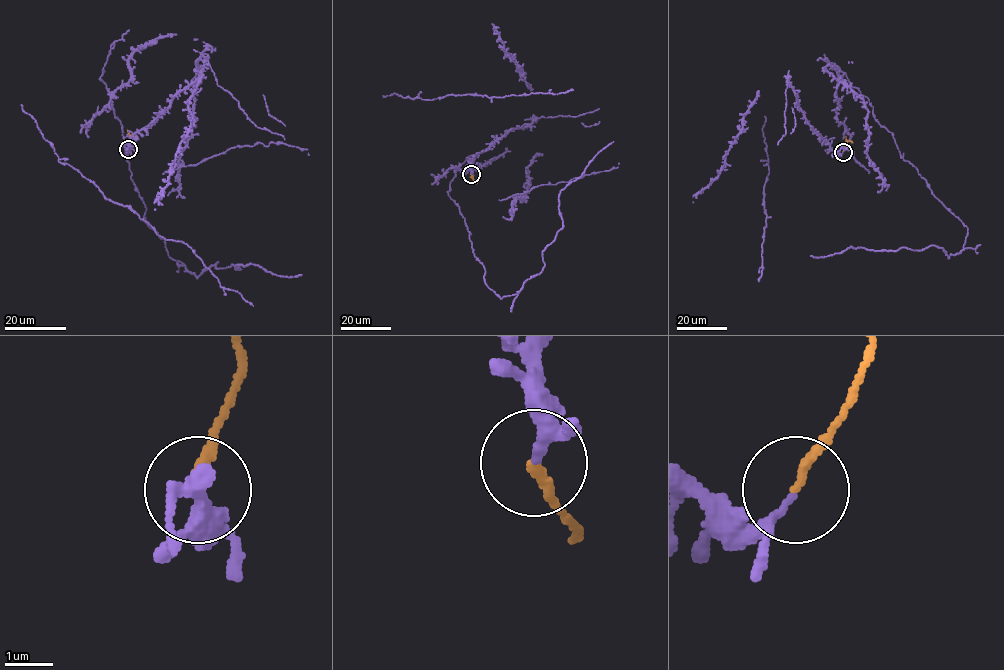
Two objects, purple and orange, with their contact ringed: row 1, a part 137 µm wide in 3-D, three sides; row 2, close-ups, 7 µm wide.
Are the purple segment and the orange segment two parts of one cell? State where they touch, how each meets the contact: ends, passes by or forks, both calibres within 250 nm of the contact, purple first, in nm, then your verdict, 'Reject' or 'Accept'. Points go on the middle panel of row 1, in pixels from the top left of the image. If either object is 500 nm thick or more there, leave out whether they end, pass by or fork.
Place: (471, 174). At the ring purple ends. At the ring orange ends. Thickness 200 nm (purple) against 200 nm. Reject

